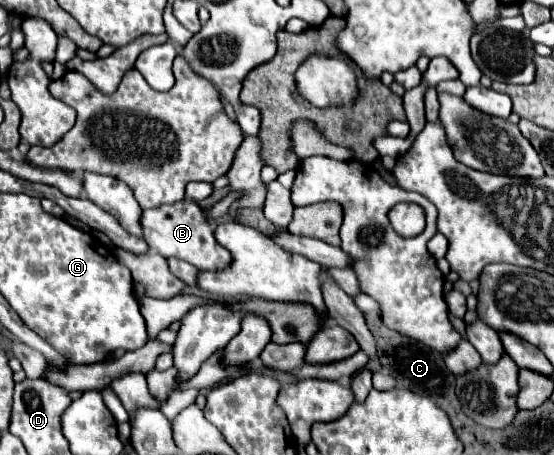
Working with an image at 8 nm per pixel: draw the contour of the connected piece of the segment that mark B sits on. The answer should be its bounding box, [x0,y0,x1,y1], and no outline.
[141,200,231,270]

